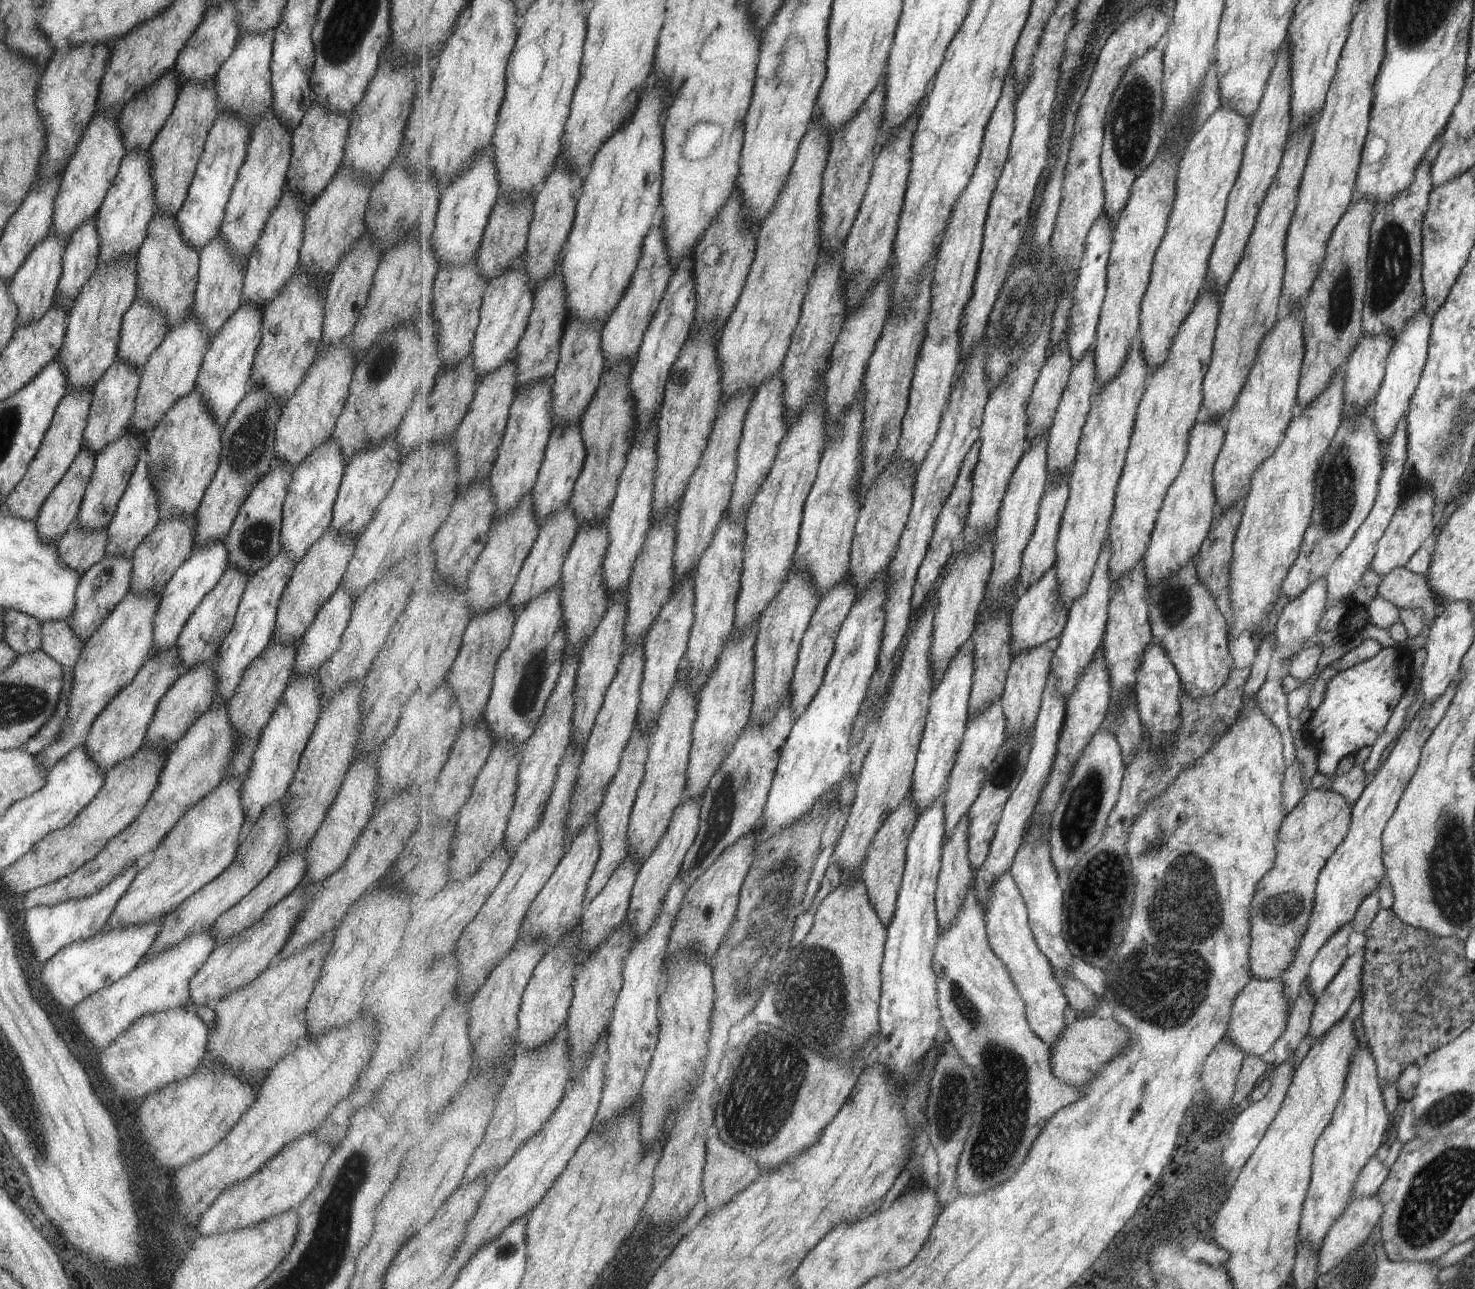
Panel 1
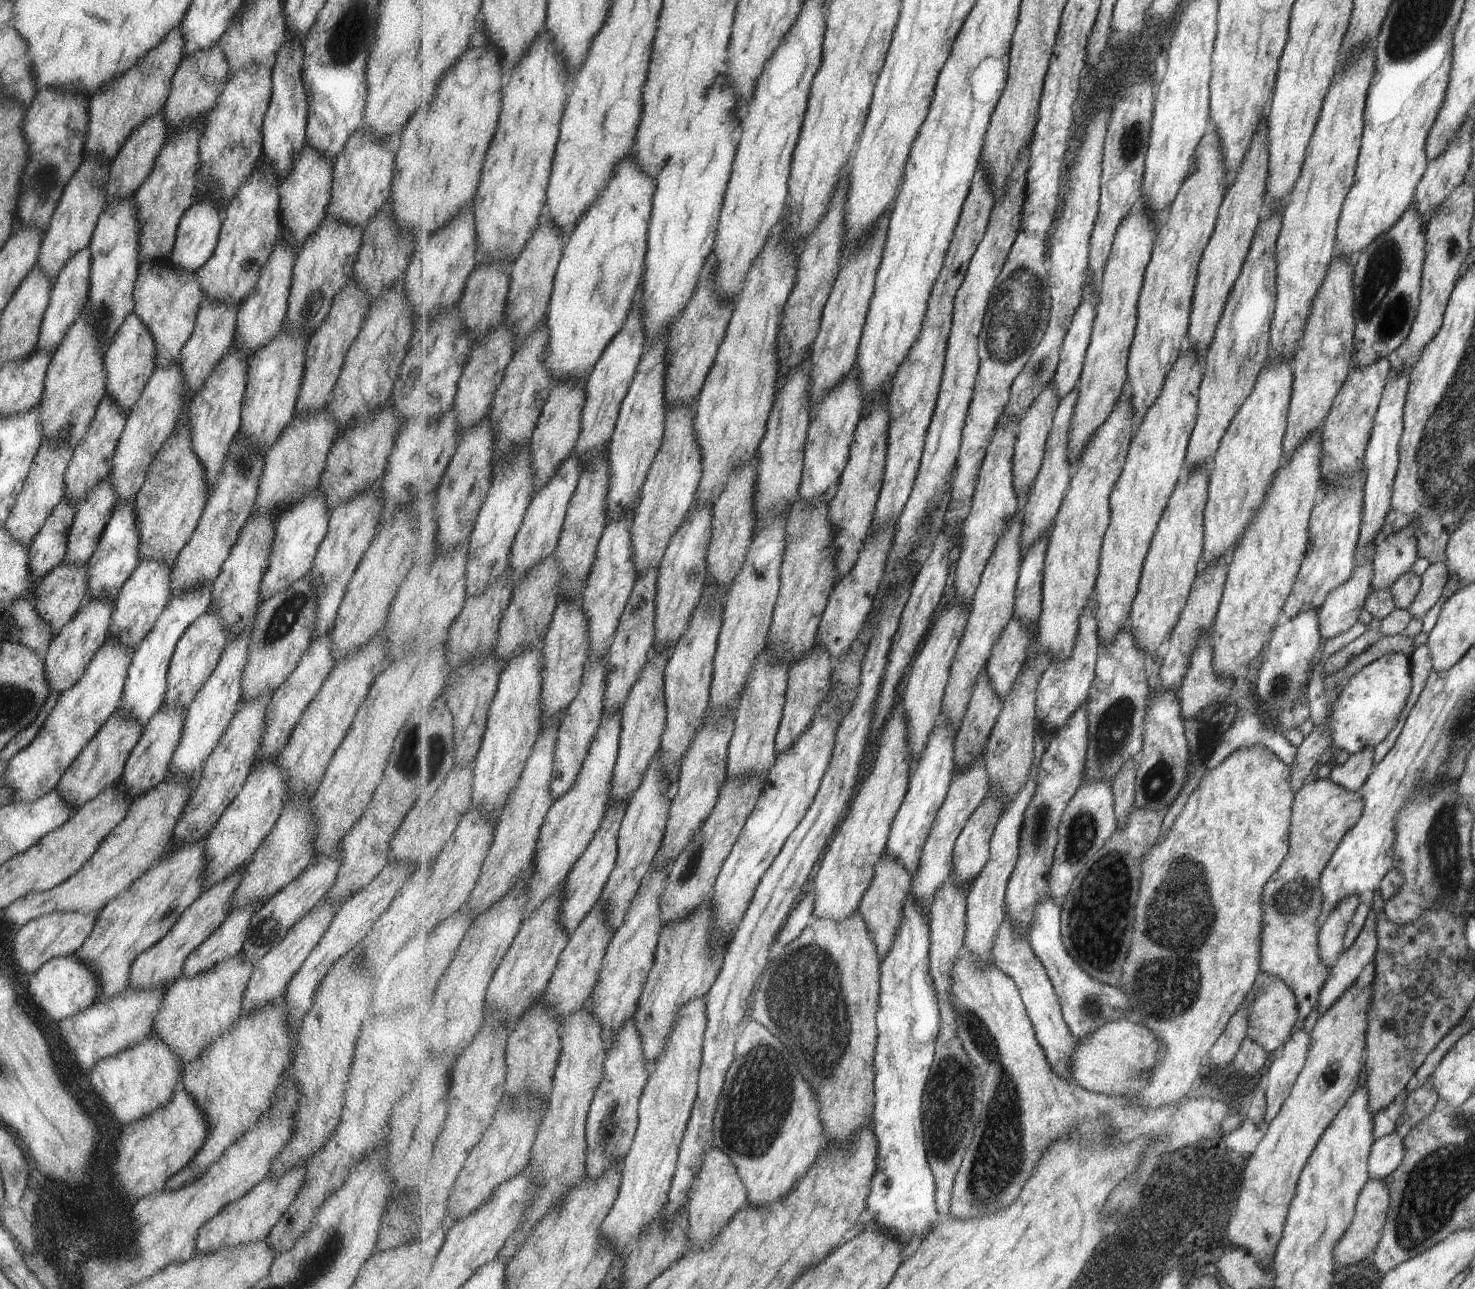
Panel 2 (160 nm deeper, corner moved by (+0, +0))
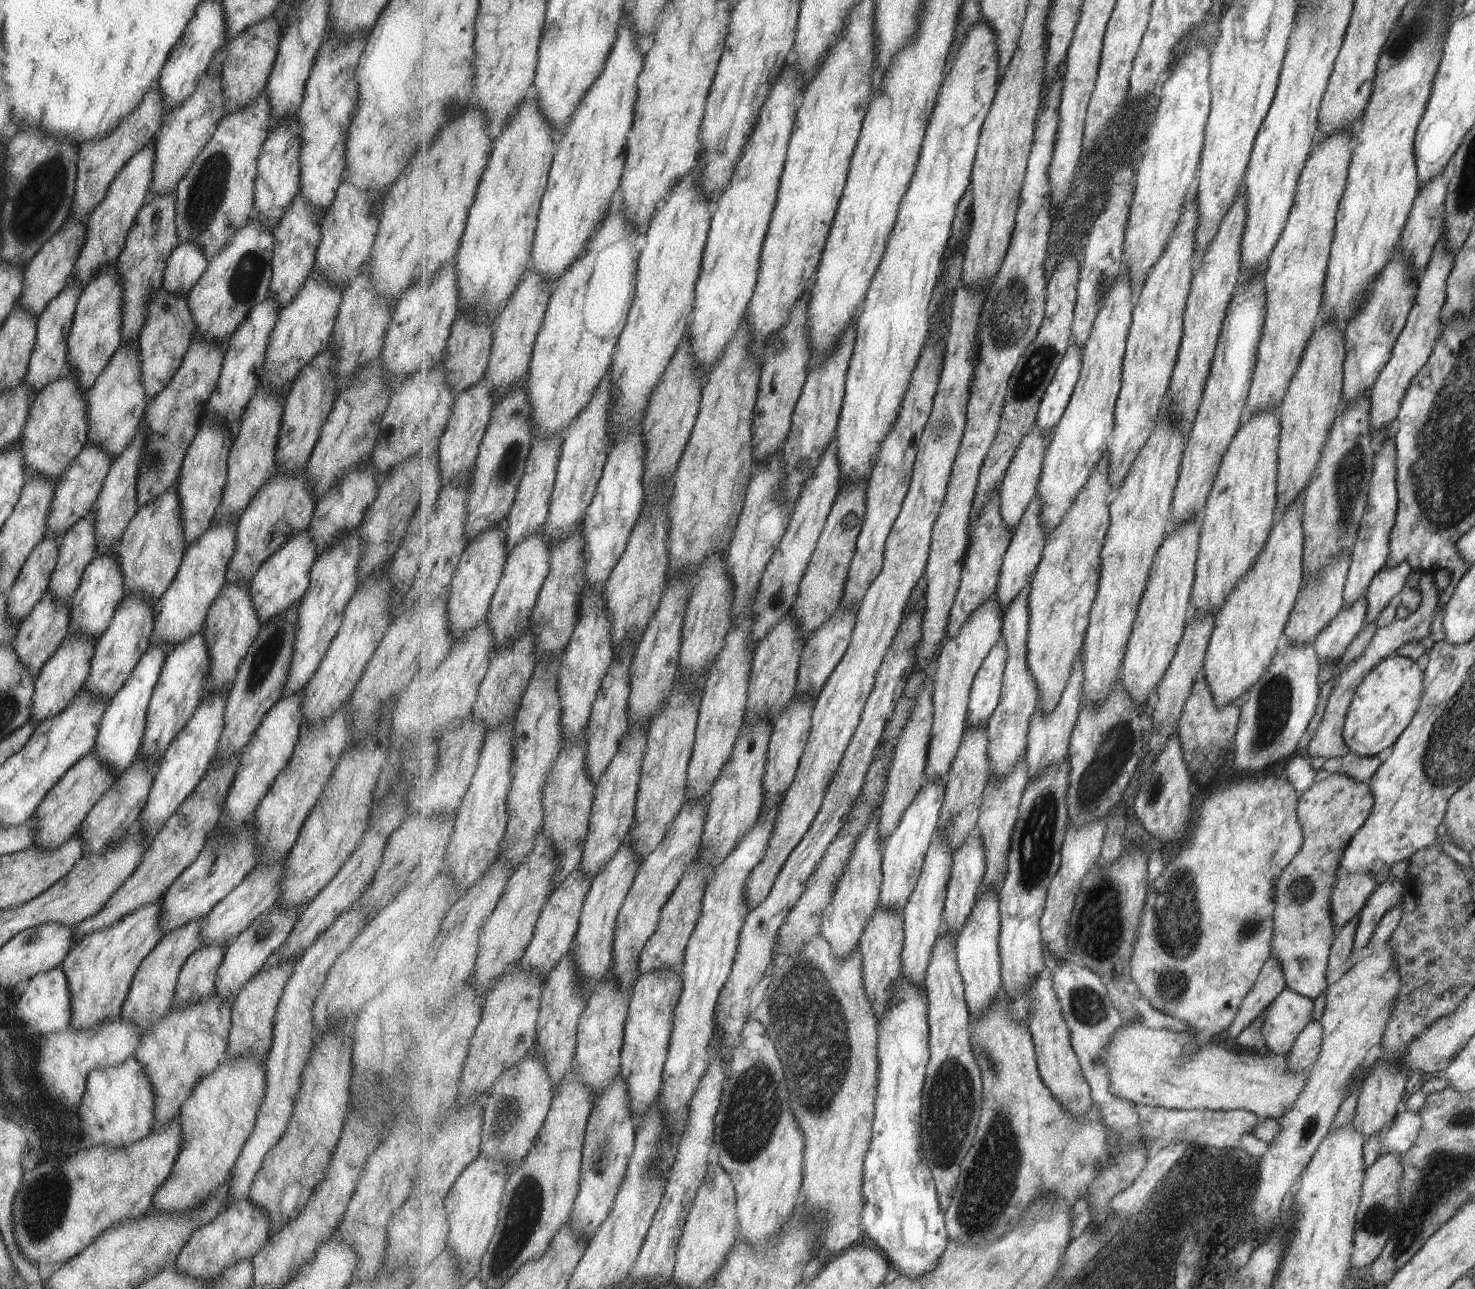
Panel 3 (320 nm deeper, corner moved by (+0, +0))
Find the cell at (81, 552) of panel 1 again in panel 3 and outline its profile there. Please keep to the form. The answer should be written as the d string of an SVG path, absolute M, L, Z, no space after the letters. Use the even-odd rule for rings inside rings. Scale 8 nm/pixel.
M48 591L37 601L16 628L15 636L12 638L9 648L17 655L17 660L29 671L35 679L45 661L52 656L55 649L61 644L62 639L68 634L70 618L69 603L56 601Z

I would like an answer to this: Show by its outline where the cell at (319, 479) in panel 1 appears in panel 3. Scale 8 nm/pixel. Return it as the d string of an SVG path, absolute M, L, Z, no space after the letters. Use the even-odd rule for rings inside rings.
M303 531L288 539L276 548L255 571L250 580L248 591L250 603L260 624L268 621L275 613L284 611L286 607L297 603L308 585L309 571L316 559L315 543Z

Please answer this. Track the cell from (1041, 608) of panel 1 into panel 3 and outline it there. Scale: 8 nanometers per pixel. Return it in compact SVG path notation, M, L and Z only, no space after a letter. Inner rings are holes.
M999 640L985 659L972 686L968 708L968 730L987 726L1001 702L1004 688L1004 672L1008 663L1008 644Z

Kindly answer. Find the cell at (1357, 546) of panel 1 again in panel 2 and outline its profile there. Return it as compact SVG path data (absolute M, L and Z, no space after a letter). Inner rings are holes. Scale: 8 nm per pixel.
M1364 559L1352 569L1350 577L1343 584L1326 595L1316 612L1318 633L1325 640L1349 630L1355 624L1370 593L1371 577L1370 560Z

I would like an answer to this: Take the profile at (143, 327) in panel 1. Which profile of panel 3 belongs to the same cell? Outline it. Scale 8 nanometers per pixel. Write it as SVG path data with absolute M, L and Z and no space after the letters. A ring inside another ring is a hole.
M135 341L122 342L105 368L85 392L86 443L96 445L115 458L130 443L140 426L148 401L140 383L140 346Z

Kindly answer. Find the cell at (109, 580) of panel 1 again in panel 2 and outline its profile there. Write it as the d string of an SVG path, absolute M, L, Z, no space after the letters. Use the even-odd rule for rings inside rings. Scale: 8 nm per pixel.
M104 597L90 598L89 602L80 611L77 611L53 636L46 652L42 654L44 677L51 692L60 693L79 680L86 664L106 639L113 605L113 601L105 601Z

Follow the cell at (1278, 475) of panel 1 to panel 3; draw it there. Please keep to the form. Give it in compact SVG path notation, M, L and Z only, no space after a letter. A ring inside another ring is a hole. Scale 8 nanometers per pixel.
M1295 500L1284 510L1279 520L1274 522L1255 564L1241 577L1236 587L1232 588L1227 600L1215 614L1215 626L1209 639L1203 672L1218 709L1231 704L1244 692L1248 692L1267 670L1269 663L1272 662L1272 656L1282 644L1286 620L1302 586L1302 534L1300 510L1296 508Z

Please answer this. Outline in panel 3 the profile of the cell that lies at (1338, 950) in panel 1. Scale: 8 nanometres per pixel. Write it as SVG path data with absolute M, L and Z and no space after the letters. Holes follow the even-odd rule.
M1374 871L1337 874L1330 896L1330 911L1334 930L1354 921L1367 897L1376 887Z

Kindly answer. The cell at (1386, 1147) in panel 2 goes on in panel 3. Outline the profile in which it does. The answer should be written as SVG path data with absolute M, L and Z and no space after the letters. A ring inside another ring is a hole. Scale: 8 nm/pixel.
M1407 1110L1396 1113L1393 1122L1381 1140L1381 1145L1385 1146L1386 1153L1399 1157L1415 1142L1421 1121L1418 1112Z

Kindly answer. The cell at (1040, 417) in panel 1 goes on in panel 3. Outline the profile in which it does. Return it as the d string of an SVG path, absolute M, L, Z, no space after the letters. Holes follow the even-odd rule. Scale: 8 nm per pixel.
M1035 426L1034 430L1023 439L1000 484L1000 513L1004 518L1004 525L1013 534L1018 529L1023 515L1028 510L1028 506L1037 497L1036 490L1040 484L1040 476L1044 468L1044 458L1047 454L1047 440L1044 433L1041 433L1040 429Z

